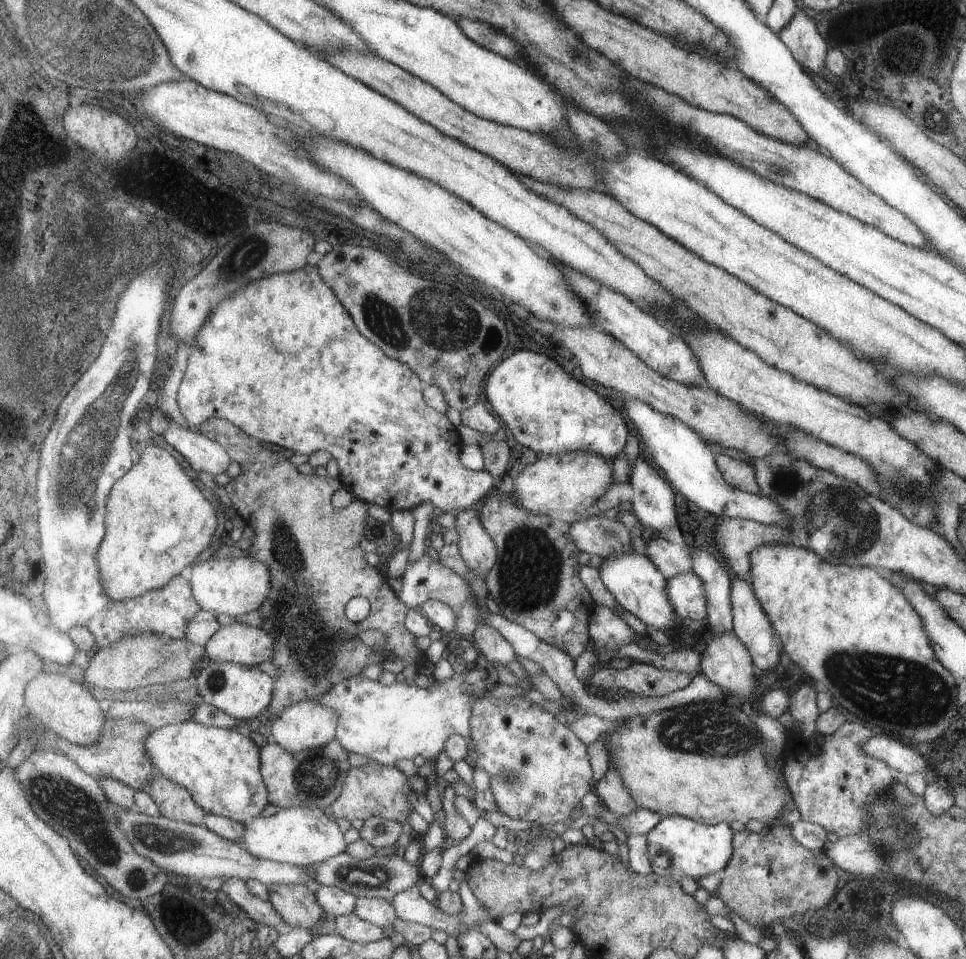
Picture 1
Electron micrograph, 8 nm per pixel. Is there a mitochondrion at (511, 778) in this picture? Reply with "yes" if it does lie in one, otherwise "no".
yes

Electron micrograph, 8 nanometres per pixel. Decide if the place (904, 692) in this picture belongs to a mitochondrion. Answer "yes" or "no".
yes

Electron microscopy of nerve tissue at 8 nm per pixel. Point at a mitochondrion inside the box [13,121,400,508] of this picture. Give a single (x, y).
(241, 273)

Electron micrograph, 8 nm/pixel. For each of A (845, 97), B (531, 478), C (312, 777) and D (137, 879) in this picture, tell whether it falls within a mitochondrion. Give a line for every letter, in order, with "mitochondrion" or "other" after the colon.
A: other
B: other
C: mitochondrion
D: mitochondrion

